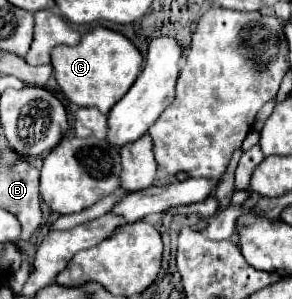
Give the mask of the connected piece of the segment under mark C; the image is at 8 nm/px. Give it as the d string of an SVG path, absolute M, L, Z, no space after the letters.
M94 27L86 31L74 47L54 47L52 51L54 77L62 93L78 107L96 107L104 115L118 103L142 71L142 53L134 43L118 31Z

